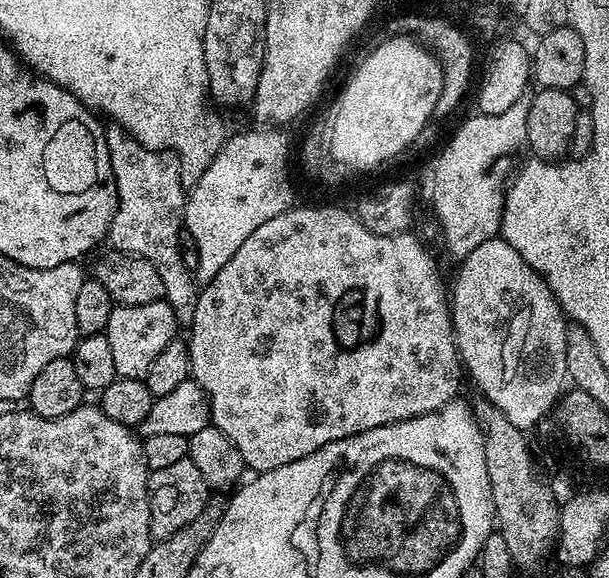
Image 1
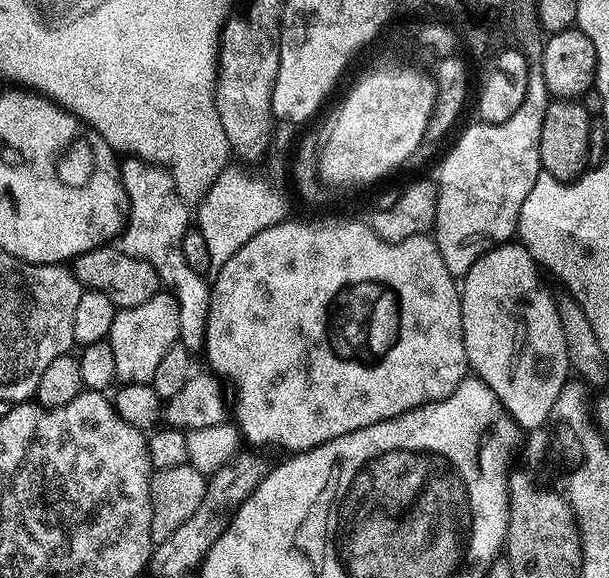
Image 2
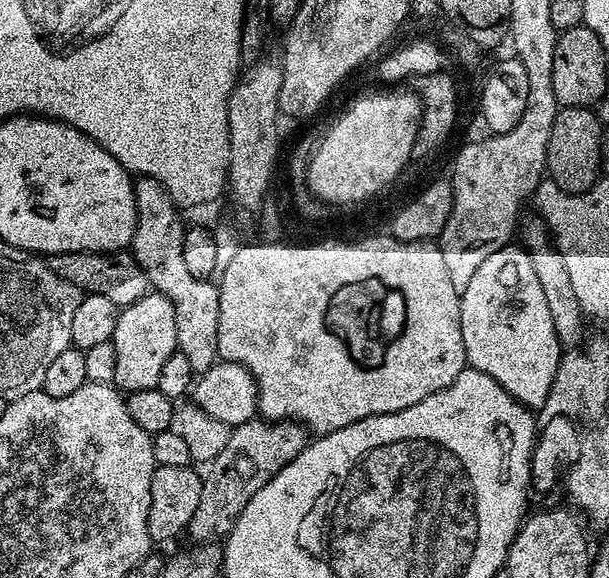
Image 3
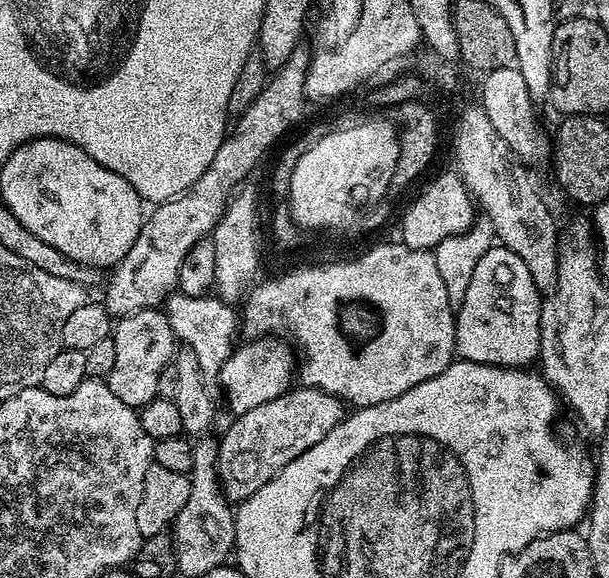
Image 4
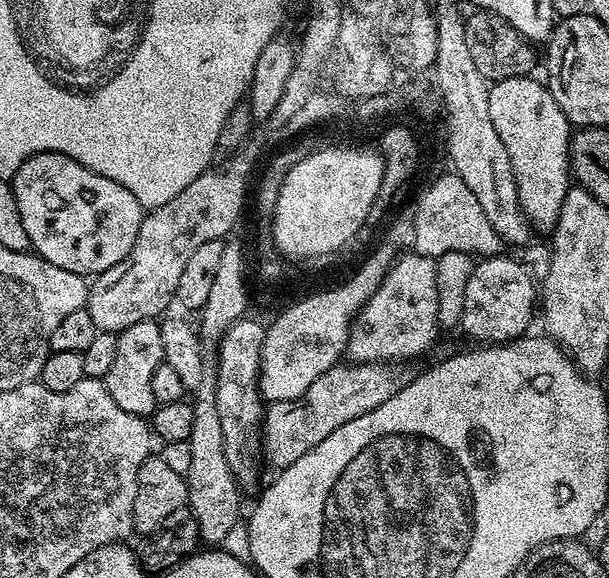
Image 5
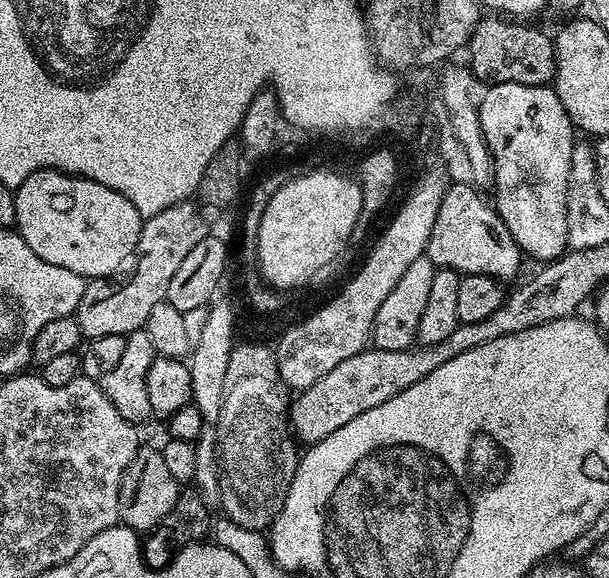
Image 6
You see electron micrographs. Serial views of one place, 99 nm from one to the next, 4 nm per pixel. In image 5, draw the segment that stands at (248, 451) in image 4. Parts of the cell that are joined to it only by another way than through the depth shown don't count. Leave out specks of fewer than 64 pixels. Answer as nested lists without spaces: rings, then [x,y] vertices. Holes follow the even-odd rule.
[[[341,362],[335,364],[330,370],[326,370],[326,374],[314,378],[314,382],[310,382],[306,394],[293,400],[277,400],[269,403],[262,425],[262,448],[266,453],[267,463],[269,460],[276,470],[289,468],[291,464],[298,462],[298,458],[302,458],[302,454],[314,450],[314,446],[318,446],[318,442],[330,438],[330,434],[334,434],[334,430],[346,426],[346,422],[354,422],[354,418],[362,418],[362,414],[370,414],[370,410],[382,406],[382,402],[386,402],[386,398],[390,398],[412,381],[413,373],[407,372],[404,368],[407,367],[397,366],[392,362],[370,362],[369,364]]]

